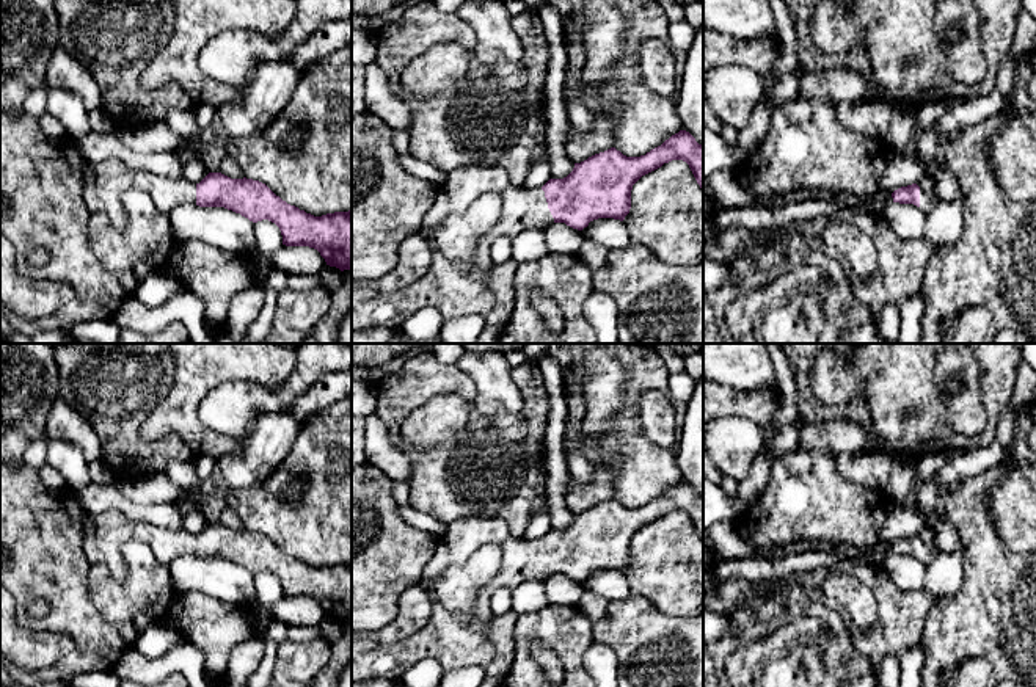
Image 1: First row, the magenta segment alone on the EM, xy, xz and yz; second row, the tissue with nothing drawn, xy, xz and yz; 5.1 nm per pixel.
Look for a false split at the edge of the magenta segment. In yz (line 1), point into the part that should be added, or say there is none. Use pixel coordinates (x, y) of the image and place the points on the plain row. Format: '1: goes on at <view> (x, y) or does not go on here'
1: goes on at yz (928, 551)

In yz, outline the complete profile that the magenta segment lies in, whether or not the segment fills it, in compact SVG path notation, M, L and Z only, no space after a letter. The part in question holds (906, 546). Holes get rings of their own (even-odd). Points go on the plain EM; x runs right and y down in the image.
M929 529L895 541L892 549L893 554L914 555L920 558L926 566L931 565L939 555L934 532Z

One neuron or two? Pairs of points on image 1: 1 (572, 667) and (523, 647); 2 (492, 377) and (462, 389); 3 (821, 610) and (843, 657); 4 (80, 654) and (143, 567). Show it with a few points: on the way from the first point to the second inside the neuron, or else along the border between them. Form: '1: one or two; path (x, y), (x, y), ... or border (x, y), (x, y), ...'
1: one; path (565, 653), (550, 637), (537, 637)
2: two; border (455, 366), (474, 381)
3: one; path (832, 621), (835, 647)
4: two; border (88, 587), (93, 606), (126, 645)

